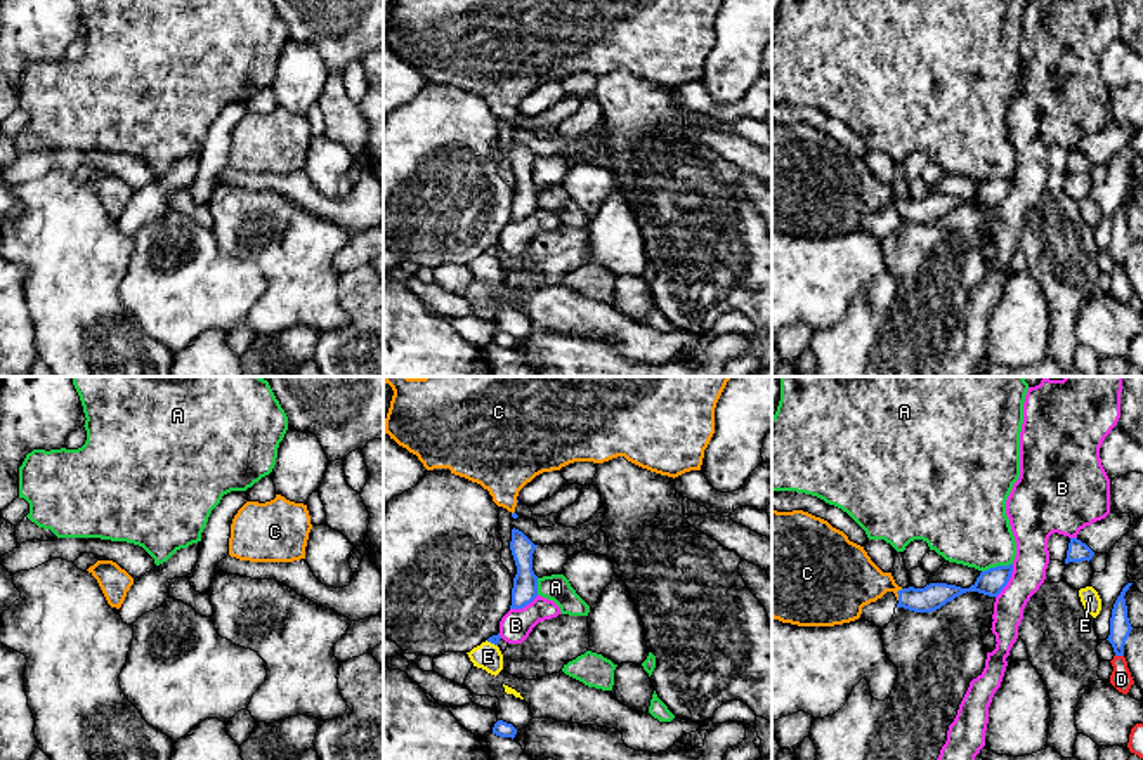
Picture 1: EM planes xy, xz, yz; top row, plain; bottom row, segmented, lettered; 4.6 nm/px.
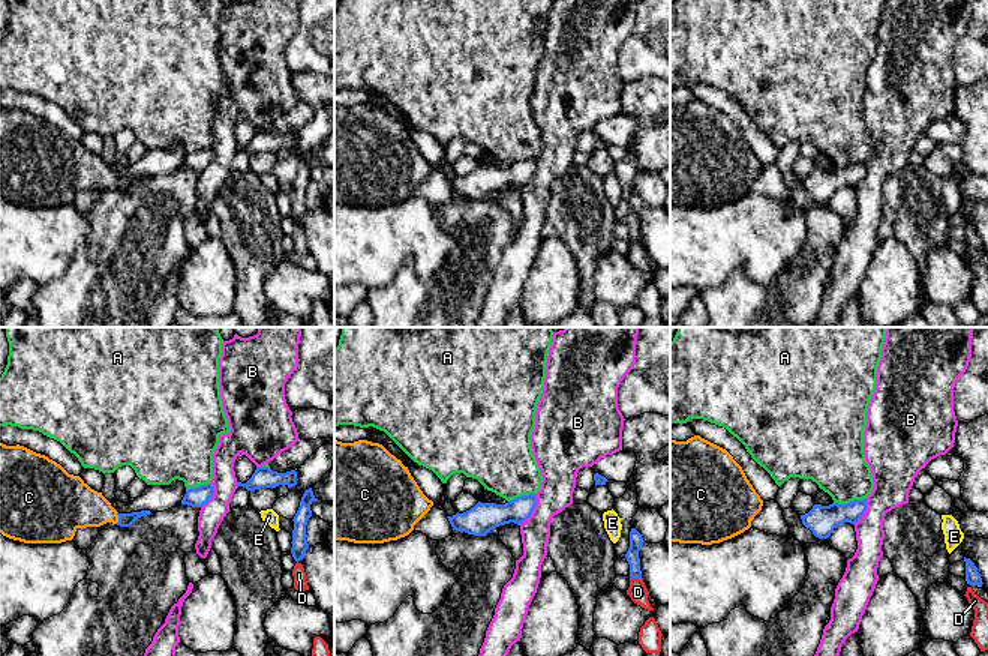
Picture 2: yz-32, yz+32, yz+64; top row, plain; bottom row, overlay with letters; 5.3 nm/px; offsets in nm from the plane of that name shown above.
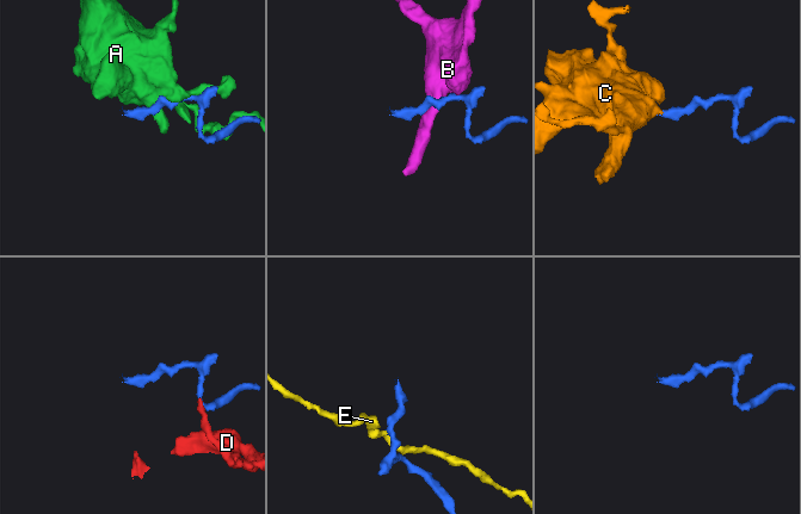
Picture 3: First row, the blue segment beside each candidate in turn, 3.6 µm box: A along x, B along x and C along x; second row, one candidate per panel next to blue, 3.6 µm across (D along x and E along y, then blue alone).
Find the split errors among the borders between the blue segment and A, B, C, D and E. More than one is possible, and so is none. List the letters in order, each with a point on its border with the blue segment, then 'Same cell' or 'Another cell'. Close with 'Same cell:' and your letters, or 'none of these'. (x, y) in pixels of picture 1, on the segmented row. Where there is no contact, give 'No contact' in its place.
A: Touches blue at yz (998, 566). Another cell
B: Touches blue at yz (1008, 580). Another cell
C: Touches blue at yz (897, 592). Same cell
D: Touches blue at yz (1119, 655). Another cell
E: Touches blue at xz (491, 642). Another cell
Same cell: C

